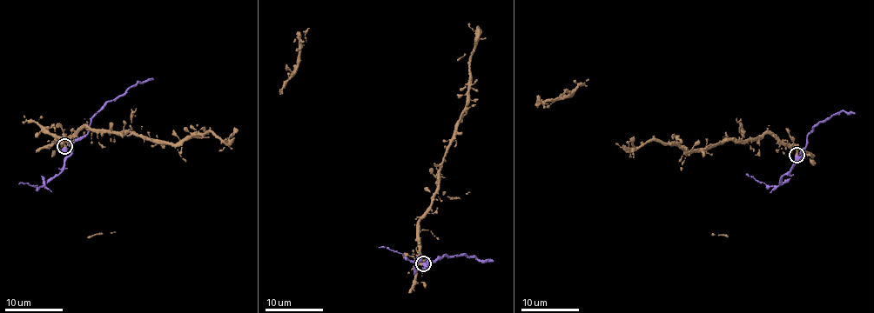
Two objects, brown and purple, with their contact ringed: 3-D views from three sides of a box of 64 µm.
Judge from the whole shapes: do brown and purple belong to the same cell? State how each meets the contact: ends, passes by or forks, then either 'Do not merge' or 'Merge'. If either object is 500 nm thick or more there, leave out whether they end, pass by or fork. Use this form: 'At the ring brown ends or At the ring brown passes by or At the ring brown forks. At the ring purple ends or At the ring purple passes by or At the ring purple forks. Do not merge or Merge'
At the ring brown ends. At the ring purple passes by. Do not merge

